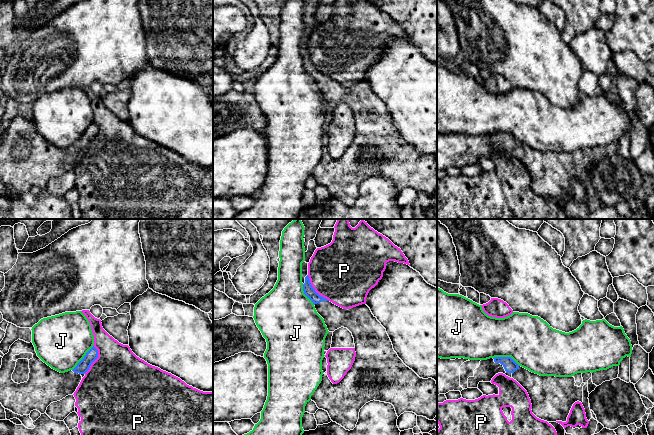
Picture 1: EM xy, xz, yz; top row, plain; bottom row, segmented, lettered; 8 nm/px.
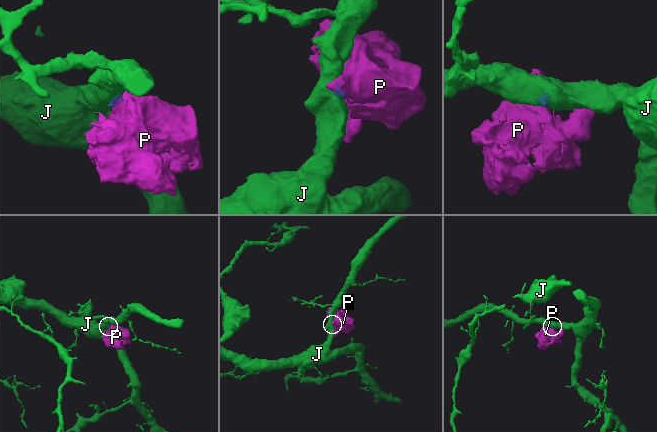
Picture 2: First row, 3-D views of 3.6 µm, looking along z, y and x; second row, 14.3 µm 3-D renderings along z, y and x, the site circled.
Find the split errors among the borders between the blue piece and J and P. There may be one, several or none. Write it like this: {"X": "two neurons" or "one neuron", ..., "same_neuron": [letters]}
{"J": "two neurons", "P": "two neurons", "same_neuron": []}

